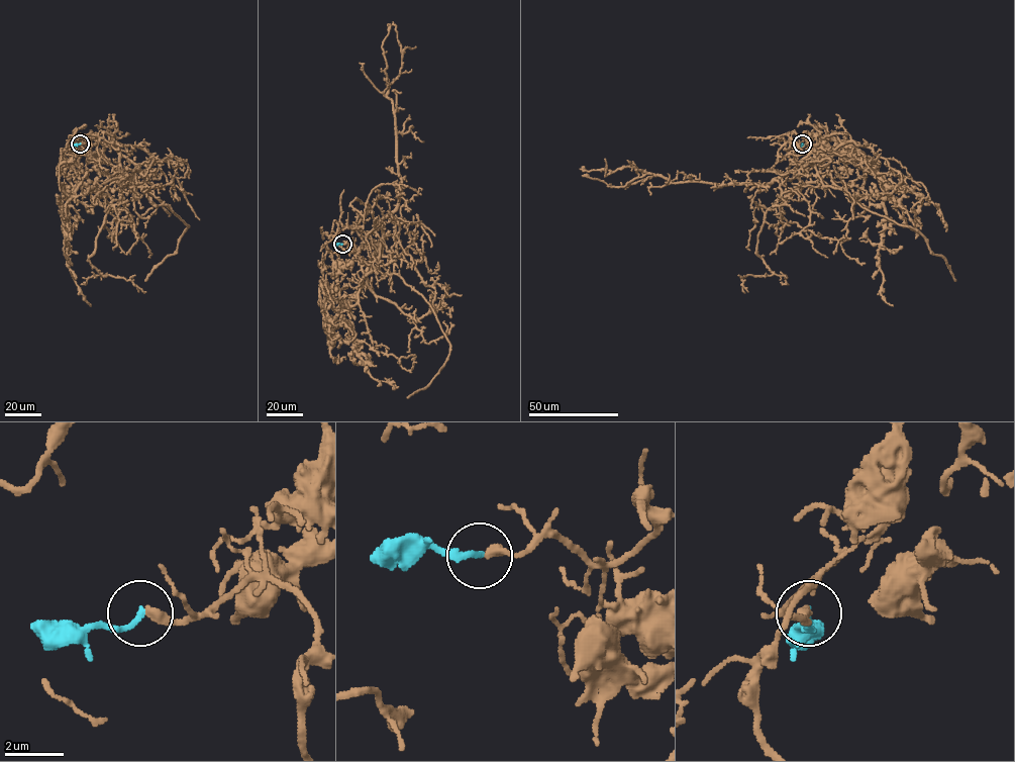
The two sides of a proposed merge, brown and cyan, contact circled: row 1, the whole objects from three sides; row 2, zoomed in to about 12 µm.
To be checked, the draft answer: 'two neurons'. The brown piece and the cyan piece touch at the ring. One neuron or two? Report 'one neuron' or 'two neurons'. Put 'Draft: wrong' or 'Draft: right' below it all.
two neurons
Draft: right

